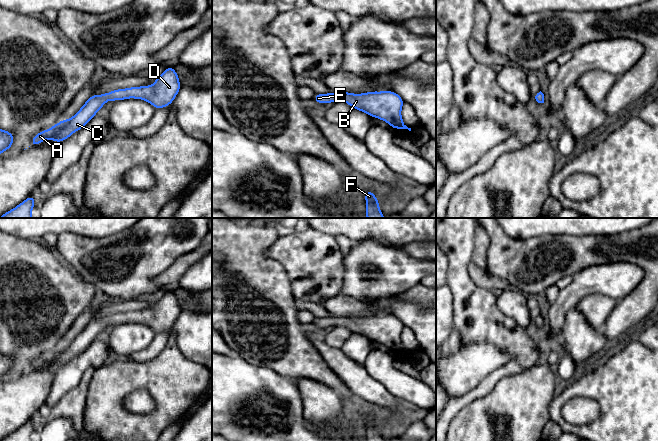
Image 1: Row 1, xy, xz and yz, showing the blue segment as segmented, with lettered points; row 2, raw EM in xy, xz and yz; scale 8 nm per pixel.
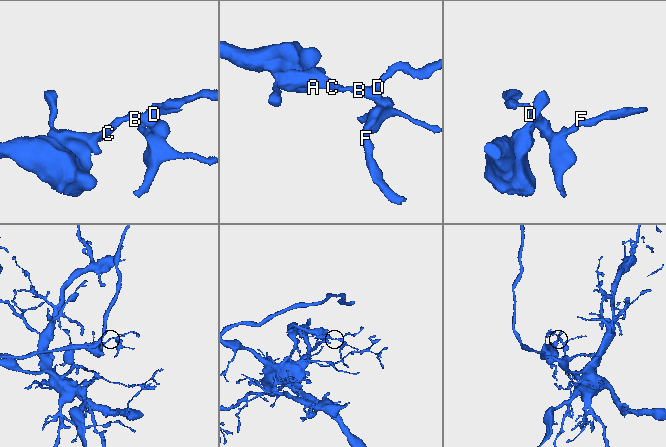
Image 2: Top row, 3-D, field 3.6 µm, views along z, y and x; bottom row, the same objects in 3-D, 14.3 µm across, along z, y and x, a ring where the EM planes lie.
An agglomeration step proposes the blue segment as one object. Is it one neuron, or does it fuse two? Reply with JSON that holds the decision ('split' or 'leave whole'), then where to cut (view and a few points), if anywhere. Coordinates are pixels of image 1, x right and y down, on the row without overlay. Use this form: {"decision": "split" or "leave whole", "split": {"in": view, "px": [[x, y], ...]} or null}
{"decision": "leave whole", "split": null}

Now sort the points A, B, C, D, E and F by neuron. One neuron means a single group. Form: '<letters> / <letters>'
A B C D E F

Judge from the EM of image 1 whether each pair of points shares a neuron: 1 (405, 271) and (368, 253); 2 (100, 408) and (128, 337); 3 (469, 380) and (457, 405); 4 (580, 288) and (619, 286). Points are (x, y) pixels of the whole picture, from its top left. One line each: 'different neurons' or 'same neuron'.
1: same neuron
2: different neurons
3: different neurons
4: same neuron

